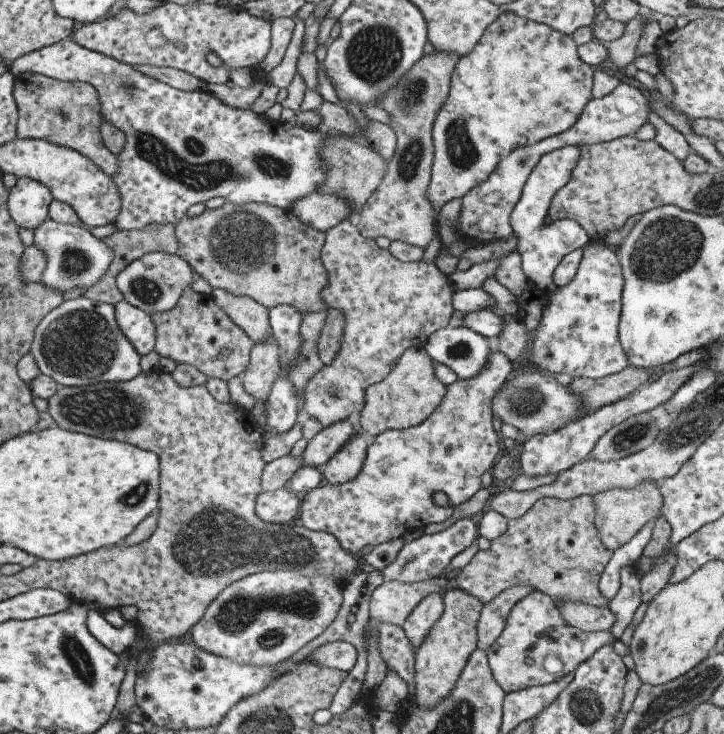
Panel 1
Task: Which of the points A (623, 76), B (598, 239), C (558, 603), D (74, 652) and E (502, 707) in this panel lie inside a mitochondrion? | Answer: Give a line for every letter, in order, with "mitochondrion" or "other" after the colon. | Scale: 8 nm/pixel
A: other
B: other
C: other
D: mitochondrion
E: other

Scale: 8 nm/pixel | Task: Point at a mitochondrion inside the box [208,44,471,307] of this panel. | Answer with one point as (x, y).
(410, 97)

